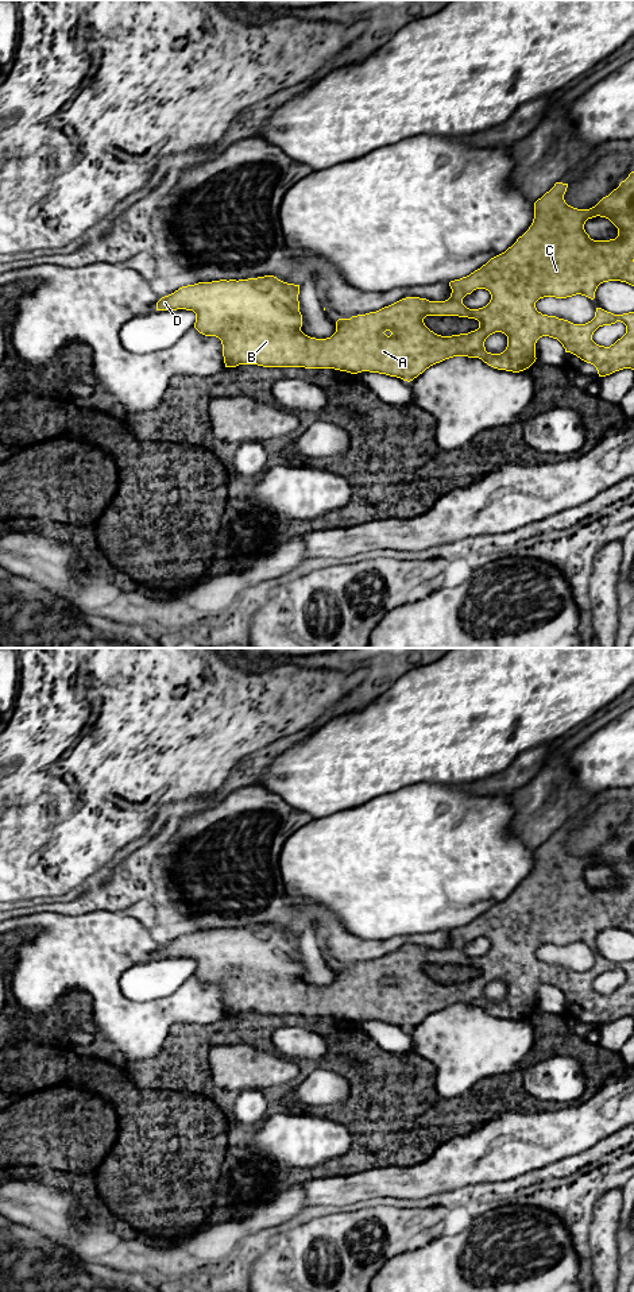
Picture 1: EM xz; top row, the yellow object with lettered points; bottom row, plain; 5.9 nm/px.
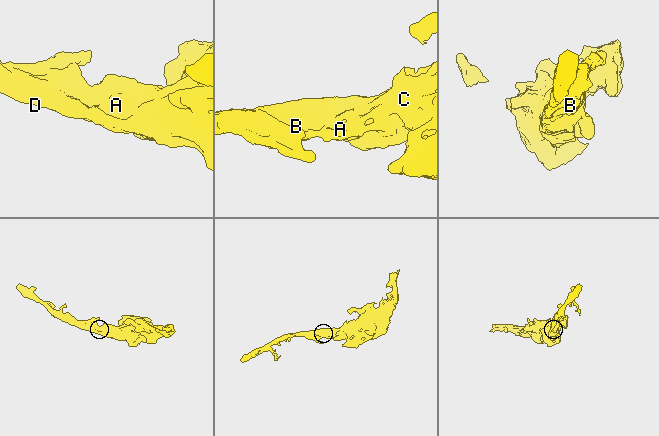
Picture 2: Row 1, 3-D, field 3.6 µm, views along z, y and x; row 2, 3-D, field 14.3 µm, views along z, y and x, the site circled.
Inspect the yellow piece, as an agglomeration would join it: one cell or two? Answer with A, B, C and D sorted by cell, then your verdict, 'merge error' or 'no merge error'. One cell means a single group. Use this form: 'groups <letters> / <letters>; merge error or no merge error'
groups A B C D; no merge error

